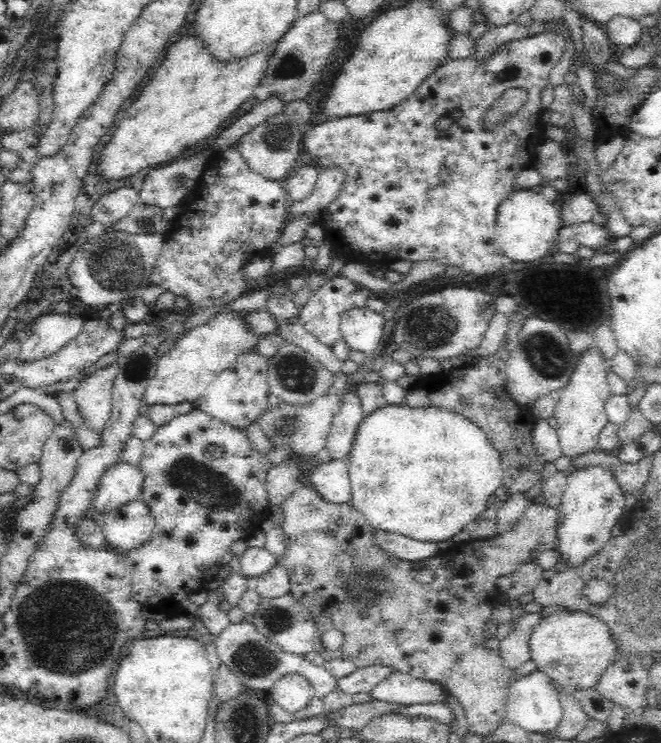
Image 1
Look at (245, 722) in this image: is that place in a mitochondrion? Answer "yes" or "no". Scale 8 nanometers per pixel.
yes

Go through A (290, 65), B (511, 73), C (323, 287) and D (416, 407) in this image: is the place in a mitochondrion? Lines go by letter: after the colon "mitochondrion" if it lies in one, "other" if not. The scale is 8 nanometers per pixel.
A: mitochondrion
B: mitochondrion
C: other
D: other

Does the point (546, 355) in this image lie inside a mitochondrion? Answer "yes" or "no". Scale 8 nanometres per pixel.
yes

